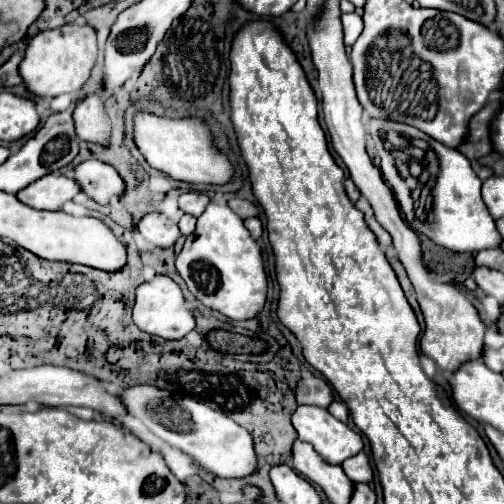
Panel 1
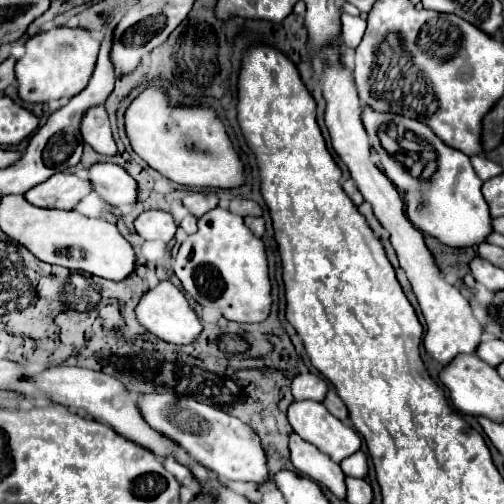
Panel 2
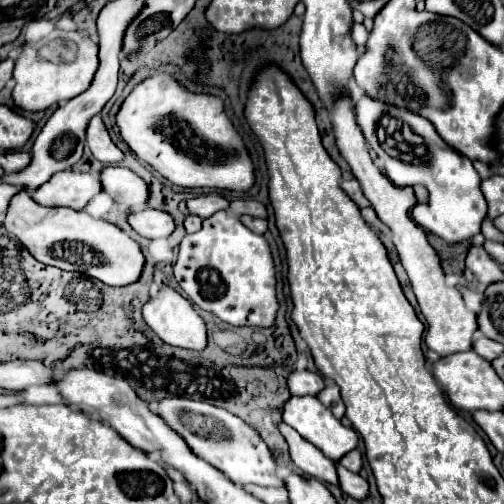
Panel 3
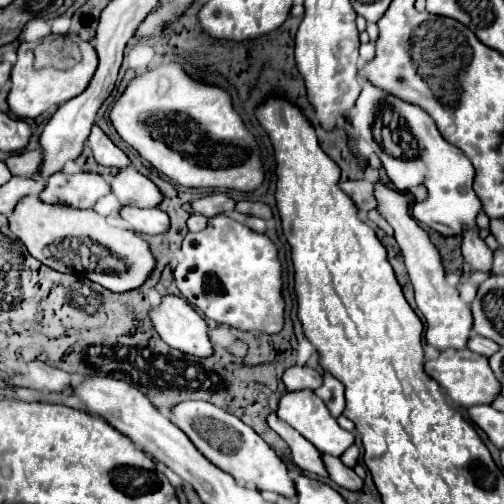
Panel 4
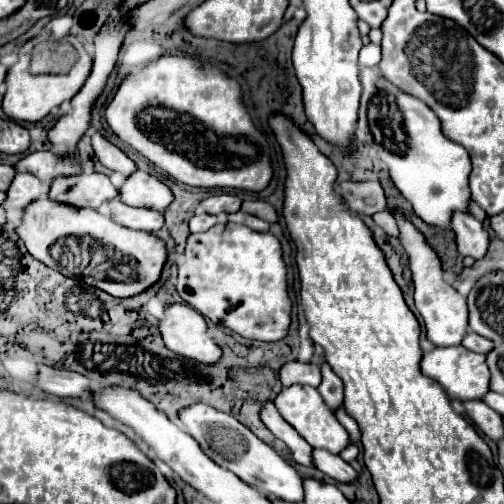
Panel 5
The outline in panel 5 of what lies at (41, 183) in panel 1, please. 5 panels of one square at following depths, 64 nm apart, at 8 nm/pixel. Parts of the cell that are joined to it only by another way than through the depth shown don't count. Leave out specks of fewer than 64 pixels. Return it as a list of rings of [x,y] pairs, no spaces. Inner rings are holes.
[[[82,172],[76,176],[58,176],[50,184],[48,198],[74,206],[74,208],[98,208],[104,200],[118,194],[108,176],[98,172]]]

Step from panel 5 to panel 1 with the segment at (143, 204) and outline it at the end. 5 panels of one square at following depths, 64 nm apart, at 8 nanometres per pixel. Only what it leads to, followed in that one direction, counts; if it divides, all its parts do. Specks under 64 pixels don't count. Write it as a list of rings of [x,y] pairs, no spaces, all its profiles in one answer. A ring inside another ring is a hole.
[[[86,160],[78,164],[74,168],[74,180],[96,204],[106,204],[110,198],[120,196],[124,190],[124,182],[118,172],[100,160]]]

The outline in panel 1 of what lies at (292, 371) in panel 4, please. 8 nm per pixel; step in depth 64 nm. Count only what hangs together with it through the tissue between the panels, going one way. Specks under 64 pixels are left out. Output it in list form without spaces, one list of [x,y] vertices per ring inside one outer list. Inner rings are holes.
[[[302,378],[296,384],[298,404],[312,404],[318,408],[328,408],[334,402],[334,392],[324,378]]]

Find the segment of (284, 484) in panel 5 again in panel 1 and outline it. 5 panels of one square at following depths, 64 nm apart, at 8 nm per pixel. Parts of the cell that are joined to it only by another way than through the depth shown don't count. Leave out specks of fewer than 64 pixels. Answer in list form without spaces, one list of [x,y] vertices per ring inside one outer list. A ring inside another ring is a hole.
[[[150,384],[122,388],[118,396],[120,400],[124,400],[124,408],[130,416],[142,420],[152,434],[192,456],[208,472],[222,478],[242,478],[254,472],[256,452],[252,446],[252,436],[236,422],[232,422],[226,414],[216,412],[188,396],[182,396],[180,392]]]

